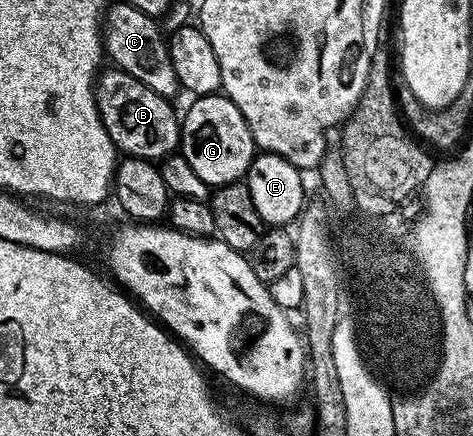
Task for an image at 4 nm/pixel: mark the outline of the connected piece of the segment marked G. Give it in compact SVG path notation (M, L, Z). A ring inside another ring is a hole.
M224 93L202 95L192 102L185 115L183 111L180 120L179 153L210 188L216 189L244 180L255 154L255 144L243 113L239 113L239 109Z

